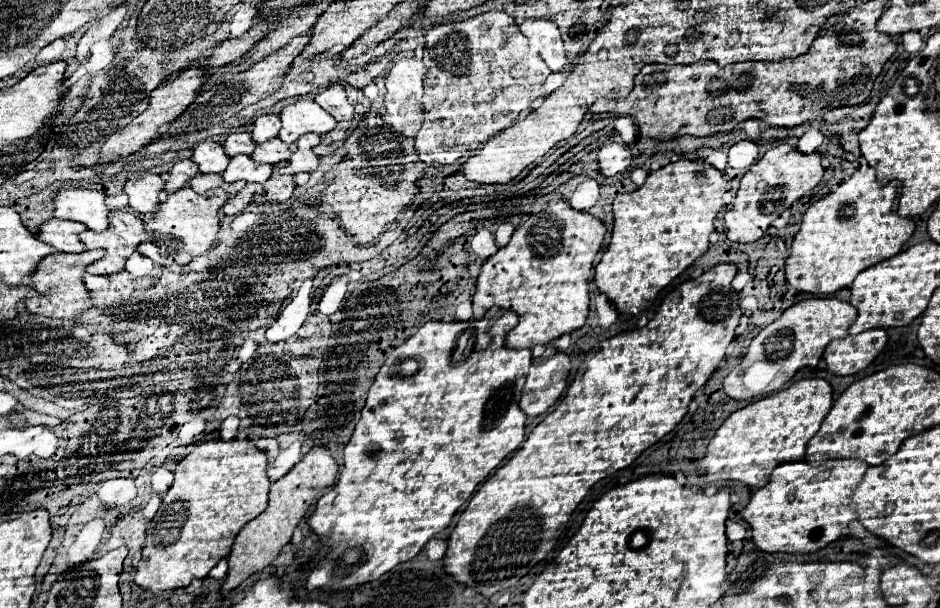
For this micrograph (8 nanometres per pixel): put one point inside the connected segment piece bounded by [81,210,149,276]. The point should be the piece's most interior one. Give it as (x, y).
(125, 232)

